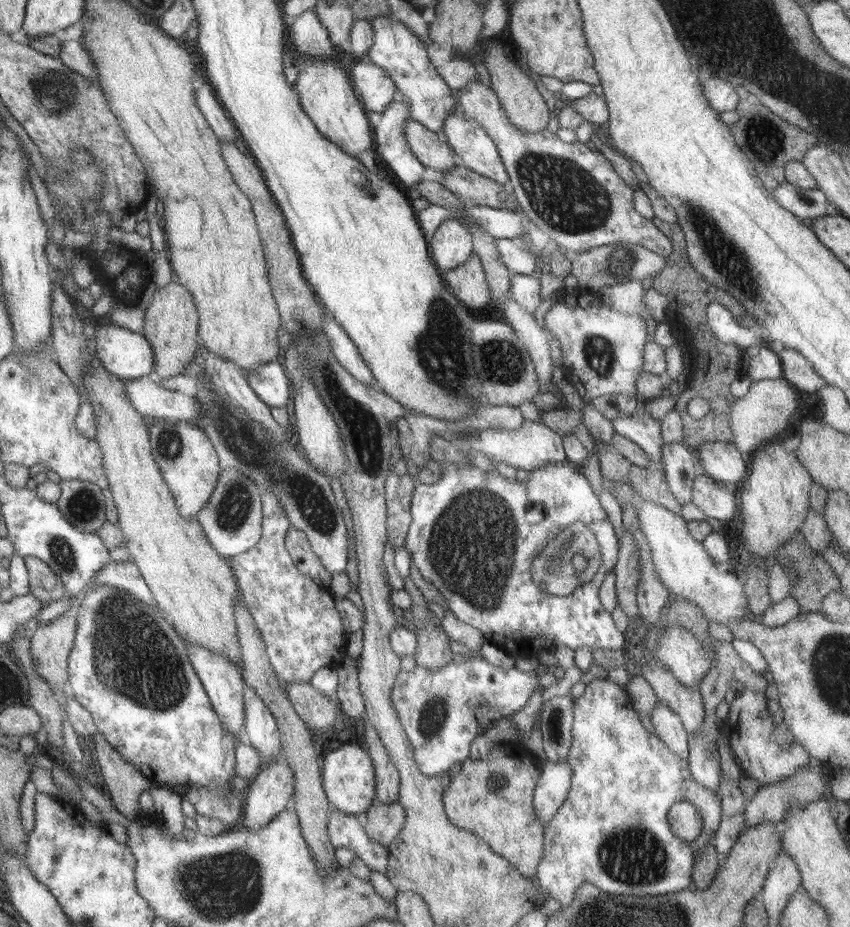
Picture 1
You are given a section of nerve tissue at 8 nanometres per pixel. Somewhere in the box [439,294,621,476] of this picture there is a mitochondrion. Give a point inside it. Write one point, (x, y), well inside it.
(504, 364)

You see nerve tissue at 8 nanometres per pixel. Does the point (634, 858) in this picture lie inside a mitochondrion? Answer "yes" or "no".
yes

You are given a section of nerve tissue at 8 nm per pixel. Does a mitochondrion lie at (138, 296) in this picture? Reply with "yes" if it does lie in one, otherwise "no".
no

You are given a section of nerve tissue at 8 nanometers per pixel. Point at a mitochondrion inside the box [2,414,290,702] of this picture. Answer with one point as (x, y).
(235, 506)

